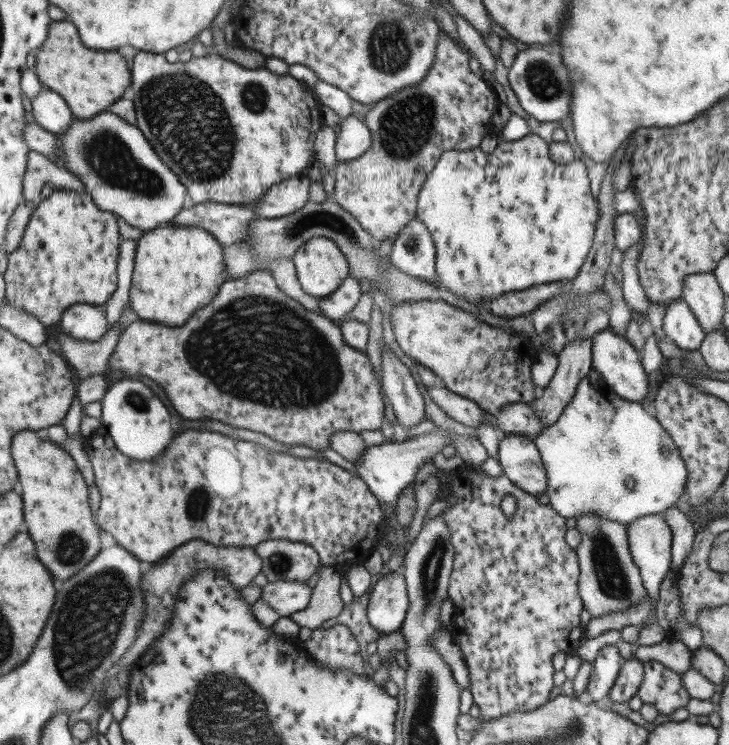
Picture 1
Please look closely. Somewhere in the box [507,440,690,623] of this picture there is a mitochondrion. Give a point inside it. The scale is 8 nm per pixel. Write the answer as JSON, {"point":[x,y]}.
{"point":[612,581]}

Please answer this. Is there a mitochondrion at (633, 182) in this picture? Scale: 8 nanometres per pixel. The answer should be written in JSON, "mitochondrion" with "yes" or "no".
{"mitochondrion":"no"}

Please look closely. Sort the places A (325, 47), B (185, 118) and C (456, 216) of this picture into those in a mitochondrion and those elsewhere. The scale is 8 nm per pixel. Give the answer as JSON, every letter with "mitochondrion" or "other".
{"A":"other","B":"mitochondrion","C":"other"}

